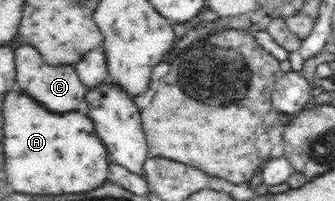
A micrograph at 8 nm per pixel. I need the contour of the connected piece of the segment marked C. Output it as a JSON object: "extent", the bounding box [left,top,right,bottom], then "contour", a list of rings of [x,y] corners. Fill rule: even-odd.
{"extent":[16,43,87,112],"contour":[[[24,43],[16,48],[17,83],[22,90],[33,94],[52,112],[76,111],[87,94],[87,87],[82,83],[76,67],[72,63],[50,63],[36,45]]]}

